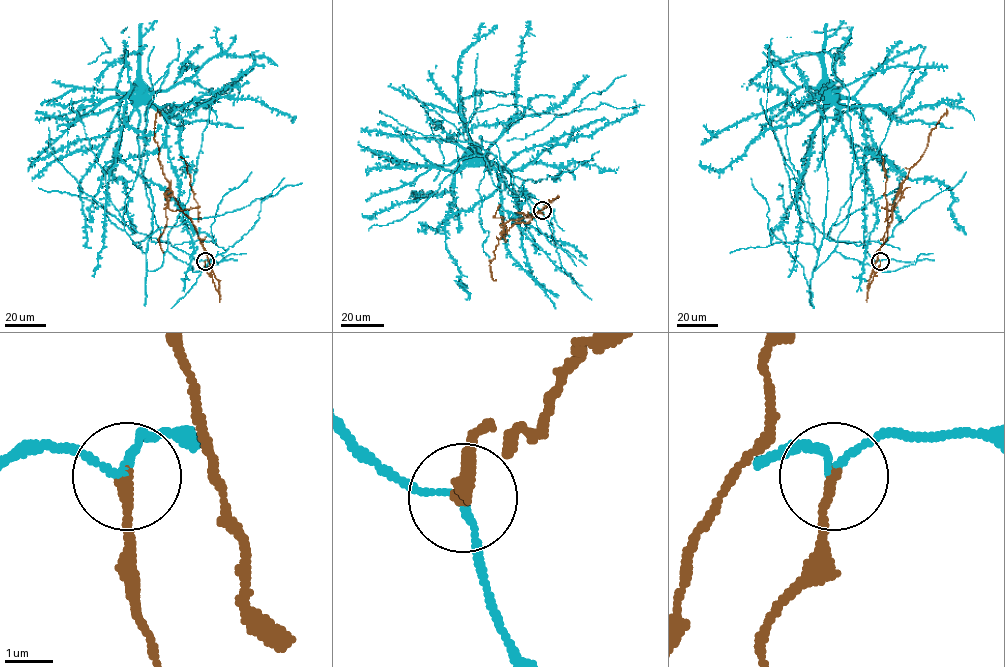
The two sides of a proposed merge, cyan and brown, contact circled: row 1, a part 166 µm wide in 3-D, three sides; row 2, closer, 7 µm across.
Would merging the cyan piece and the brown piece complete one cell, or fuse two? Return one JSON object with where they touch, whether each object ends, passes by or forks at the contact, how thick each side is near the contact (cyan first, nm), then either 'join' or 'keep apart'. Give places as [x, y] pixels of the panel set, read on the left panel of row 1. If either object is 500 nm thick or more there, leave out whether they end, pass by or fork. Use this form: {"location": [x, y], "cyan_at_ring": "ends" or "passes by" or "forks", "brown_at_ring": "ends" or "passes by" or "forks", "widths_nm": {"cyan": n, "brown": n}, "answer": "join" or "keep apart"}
{"location": [205, 261], "cyan_at_ring": "passes by", "brown_at_ring": "ends", "widths_nm": {"cyan": 130, "brown": 220}, "answer": "keep apart"}

